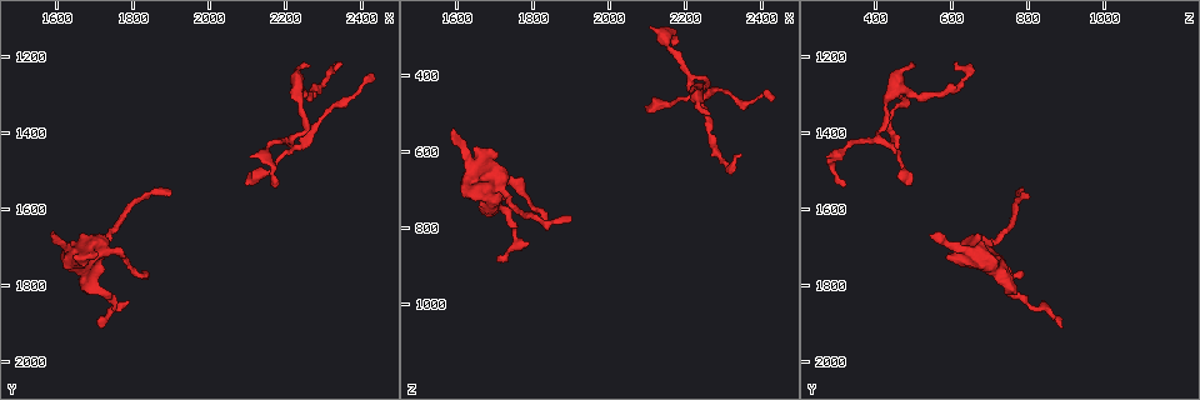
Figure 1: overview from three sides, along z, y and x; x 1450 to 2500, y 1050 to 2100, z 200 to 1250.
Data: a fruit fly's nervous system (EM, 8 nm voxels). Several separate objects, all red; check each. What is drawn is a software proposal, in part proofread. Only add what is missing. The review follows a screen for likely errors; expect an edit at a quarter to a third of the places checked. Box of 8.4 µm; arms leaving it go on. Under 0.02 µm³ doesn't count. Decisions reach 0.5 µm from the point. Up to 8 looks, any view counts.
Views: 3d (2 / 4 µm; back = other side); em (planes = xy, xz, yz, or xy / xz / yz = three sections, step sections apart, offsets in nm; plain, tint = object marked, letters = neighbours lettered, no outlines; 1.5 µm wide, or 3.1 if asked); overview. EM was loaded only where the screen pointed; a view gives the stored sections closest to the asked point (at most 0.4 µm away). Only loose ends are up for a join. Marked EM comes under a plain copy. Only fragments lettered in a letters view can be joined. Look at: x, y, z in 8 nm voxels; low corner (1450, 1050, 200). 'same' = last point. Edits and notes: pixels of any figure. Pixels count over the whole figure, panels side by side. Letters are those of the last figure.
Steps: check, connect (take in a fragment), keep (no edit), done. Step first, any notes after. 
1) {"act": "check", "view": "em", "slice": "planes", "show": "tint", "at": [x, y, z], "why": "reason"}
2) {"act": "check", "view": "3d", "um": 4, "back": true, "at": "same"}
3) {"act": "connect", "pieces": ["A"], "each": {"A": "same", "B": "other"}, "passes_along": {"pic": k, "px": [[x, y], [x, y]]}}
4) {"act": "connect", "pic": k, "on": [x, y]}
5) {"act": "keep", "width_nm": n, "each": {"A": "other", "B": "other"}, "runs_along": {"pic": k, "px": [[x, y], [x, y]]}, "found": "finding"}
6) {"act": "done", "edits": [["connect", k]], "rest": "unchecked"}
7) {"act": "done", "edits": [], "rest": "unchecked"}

{"act": "check", "view": "em", "slice": "xy", "step": 4, "show": "letters", "at": [1715, 1915, 890], "why": "tapers out"}

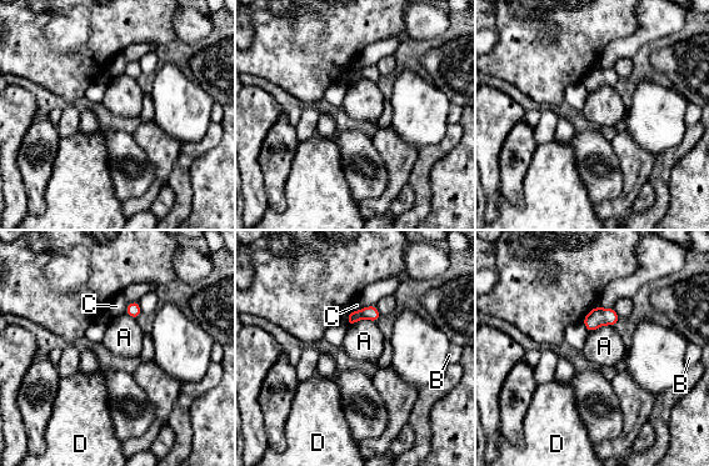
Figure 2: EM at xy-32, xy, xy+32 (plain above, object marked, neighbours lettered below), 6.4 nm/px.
{"act": "check", "view": "em", "slice": "planes", "show": "letters", "at": "same"}

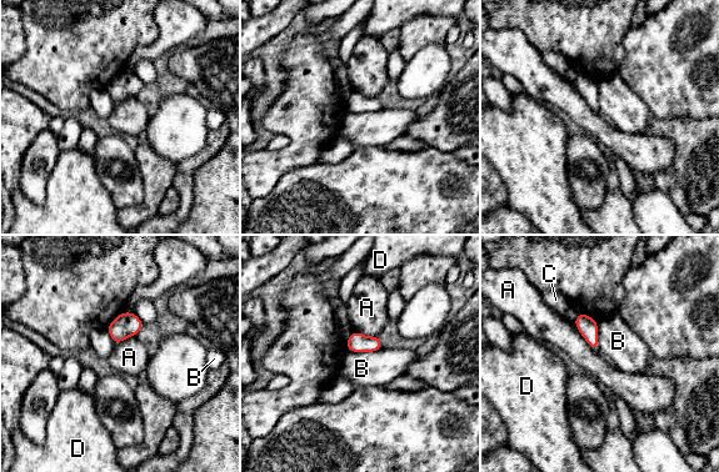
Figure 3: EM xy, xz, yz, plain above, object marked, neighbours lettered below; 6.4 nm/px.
{"act": "keep", "longest_contact_nm": ["A", 260], "each": {"A": "other", "B": "other", "C": "other", "D": "other"}, "border": {"pic": 3, "px": [[573, 322], [584, 340], [598, 351]]}, "found": "none of them fits"}

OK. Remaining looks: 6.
{"act": "check", "view": "3d", "um": 4, "at": [1585, 1660, 540], "why": "branch stops here"}

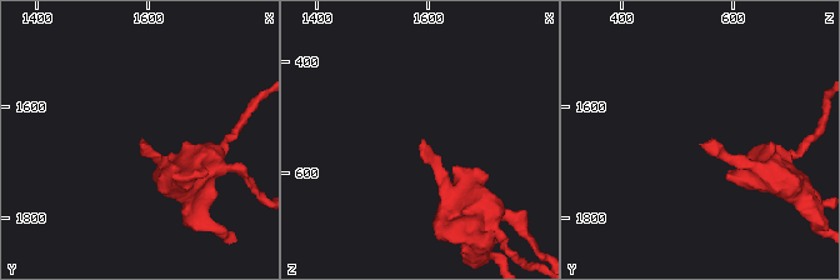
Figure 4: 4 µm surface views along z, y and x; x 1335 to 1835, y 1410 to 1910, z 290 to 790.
{"act": "check", "view": "em", "slice": "xz", "step": 4, "show": "letters", "at": [1590, 1660, 540]}

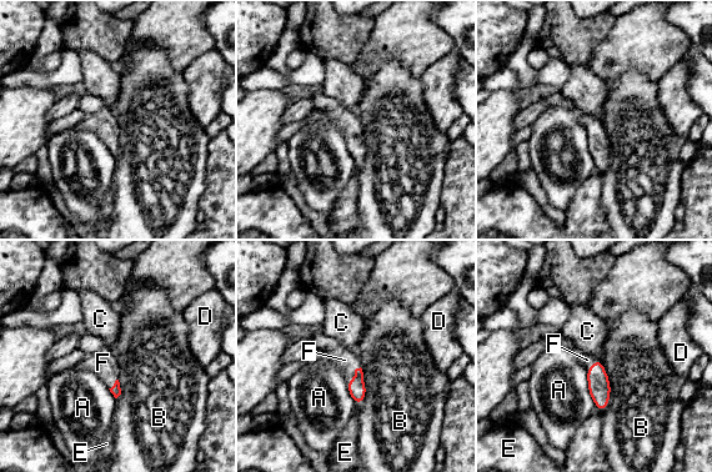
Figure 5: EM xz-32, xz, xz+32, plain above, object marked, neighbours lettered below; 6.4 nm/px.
{"act": "connect", "pieces": ["F"], "longest_contact_nm": ["B", 340], "each": {"A": "other", "B": "other", "C": "other", "D": "other", "E": "other", "F": "same"}, "passes_along": {"pic": 5, "px": [[356, 387], [355, 373], [345, 360]]}, "found": "the cell continues"}

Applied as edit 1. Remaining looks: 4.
{"act": "check", "view": "em", "slice": "planes", "show": "letters", "at": [2180, 1540, 320]}

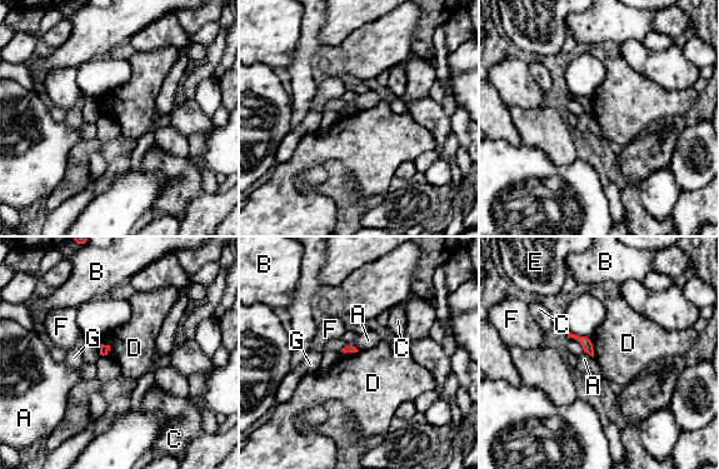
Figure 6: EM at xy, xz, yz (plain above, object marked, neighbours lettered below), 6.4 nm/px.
{"act": "keep", "each": {"A": "other", "B": "other", "C": "other", "D": "other", "E": "other", "F": "other", "G": "other"}, "border": {"pic": 6, "px": [[592, 338], [594, 357]]}, "found": "none of them fits"}

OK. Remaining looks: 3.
{"act": "done", "edits": [["connect", 5]], "rest": "unchecked"}

